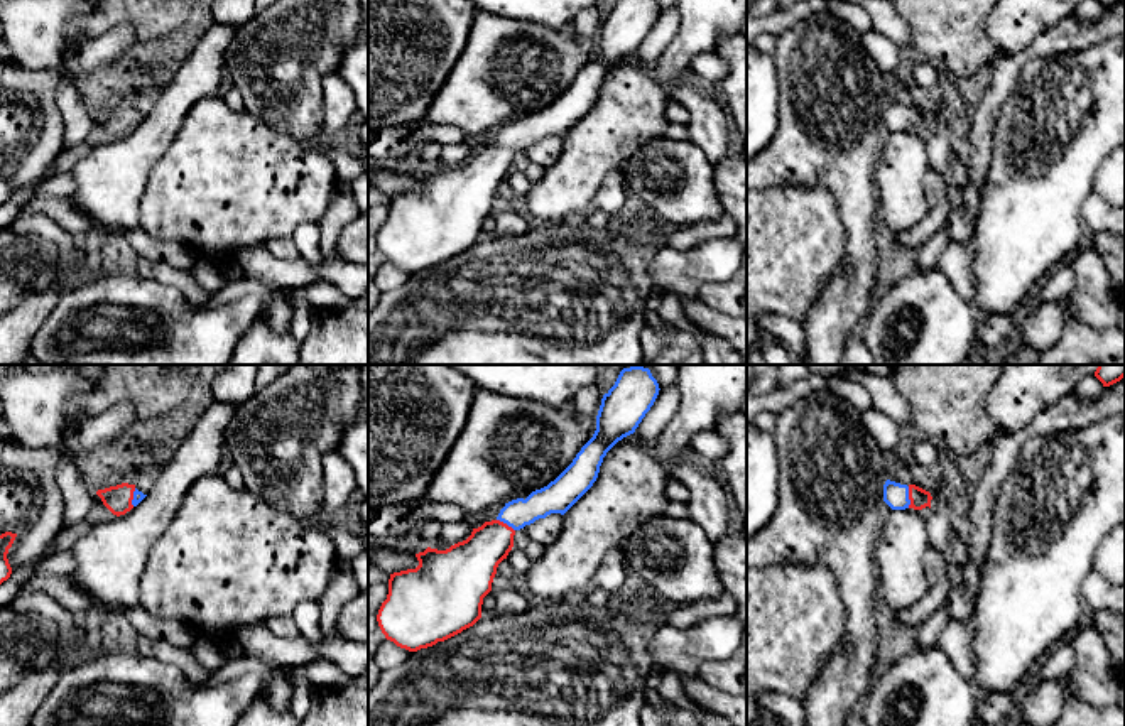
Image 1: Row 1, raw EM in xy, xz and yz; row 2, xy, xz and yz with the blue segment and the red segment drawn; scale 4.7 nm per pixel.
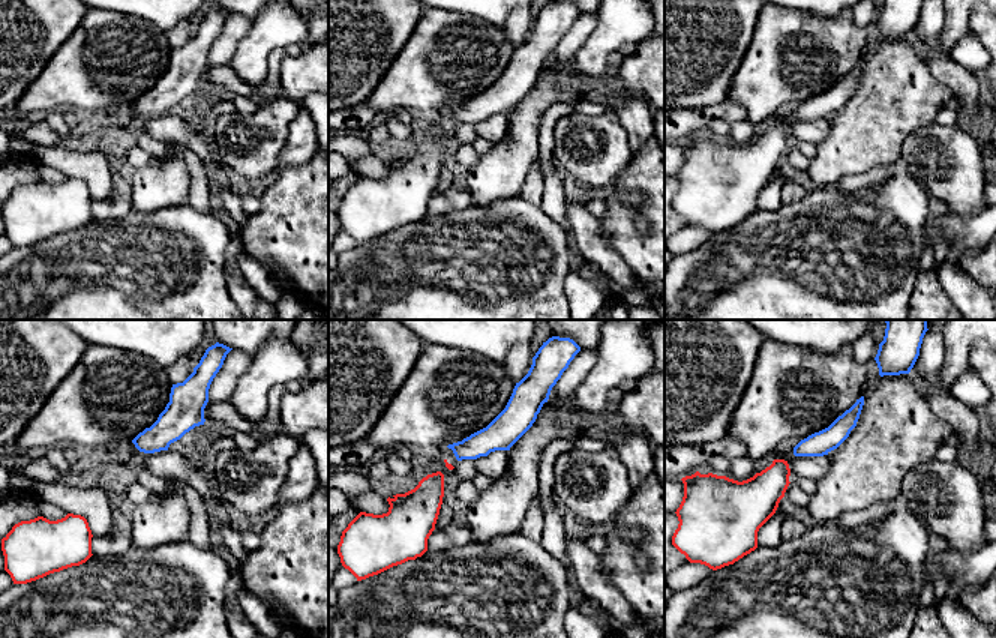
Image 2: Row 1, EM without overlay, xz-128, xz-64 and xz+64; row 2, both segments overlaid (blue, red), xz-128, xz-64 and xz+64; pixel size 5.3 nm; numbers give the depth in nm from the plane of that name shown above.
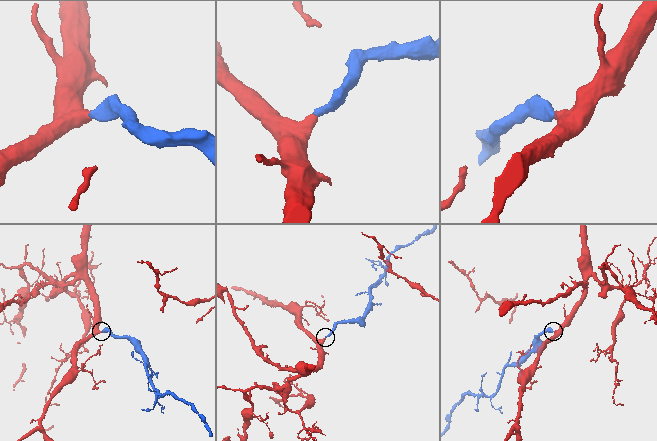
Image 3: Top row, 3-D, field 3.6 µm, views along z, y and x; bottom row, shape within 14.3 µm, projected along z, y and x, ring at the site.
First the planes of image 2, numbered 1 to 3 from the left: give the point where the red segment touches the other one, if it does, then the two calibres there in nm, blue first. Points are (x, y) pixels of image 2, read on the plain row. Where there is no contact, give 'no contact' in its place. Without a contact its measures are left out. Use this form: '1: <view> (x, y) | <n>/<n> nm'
1: no contact
2: no contact
3: no contact

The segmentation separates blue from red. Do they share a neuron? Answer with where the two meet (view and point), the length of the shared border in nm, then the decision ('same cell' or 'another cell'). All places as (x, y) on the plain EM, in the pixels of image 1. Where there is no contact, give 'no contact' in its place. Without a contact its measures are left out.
yz (907, 119) | 100 nm | same cell

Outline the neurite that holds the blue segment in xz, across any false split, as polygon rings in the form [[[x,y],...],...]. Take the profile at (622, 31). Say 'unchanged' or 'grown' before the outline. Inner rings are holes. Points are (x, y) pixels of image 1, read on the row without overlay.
grown; [[[617,0],[615,7],[601,20],[593,59],[581,69],[573,84],[554,103],[541,111],[532,113],[525,122],[517,120],[505,125],[495,142],[485,144],[481,149],[473,150],[466,162],[458,164],[446,172],[427,169],[424,174],[416,176],[419,182],[416,191],[390,196],[387,221],[382,225],[377,236],[378,248],[385,260],[400,270],[417,274],[473,248],[481,240],[483,219],[492,213],[492,204],[498,186],[507,181],[514,169],[515,154],[539,140],[546,140],[551,135],[564,137],[593,108],[606,74],[618,62],[635,54],[645,35],[654,27],[659,12],[660,10],[655,0]]]

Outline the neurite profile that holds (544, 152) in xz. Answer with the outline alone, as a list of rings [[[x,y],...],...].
[[[551,135],[546,140],[539,140],[534,145],[525,147],[524,154],[529,162],[549,167],[559,159],[562,145],[564,145],[564,137]]]

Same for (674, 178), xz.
[[[660,137],[630,155],[623,181],[660,219],[693,226],[723,216],[715,165],[691,140]]]

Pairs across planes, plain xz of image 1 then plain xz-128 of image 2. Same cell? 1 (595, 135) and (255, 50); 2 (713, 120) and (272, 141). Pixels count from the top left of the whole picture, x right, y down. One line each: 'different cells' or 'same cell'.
1: different cells
2: different cells

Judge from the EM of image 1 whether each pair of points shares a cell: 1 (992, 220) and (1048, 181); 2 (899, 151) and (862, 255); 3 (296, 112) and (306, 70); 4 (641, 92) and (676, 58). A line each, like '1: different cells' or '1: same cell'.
1: same cell
2: different cells
3: same cell
4: different cells

